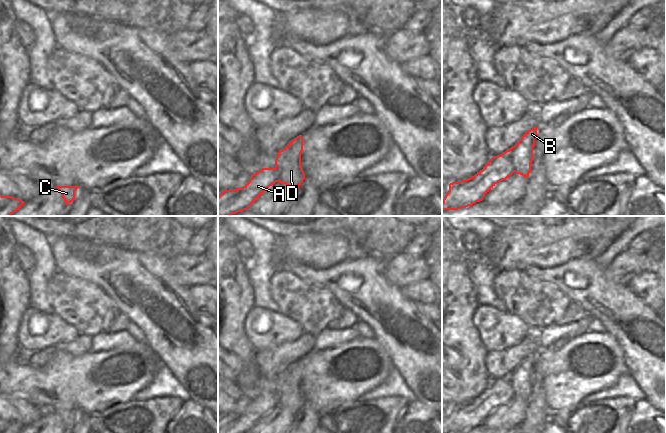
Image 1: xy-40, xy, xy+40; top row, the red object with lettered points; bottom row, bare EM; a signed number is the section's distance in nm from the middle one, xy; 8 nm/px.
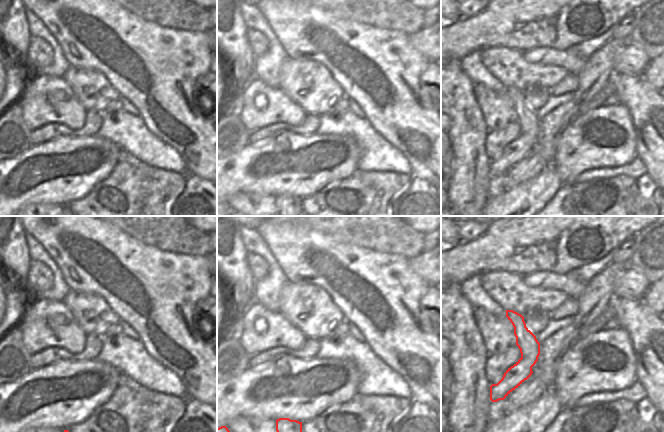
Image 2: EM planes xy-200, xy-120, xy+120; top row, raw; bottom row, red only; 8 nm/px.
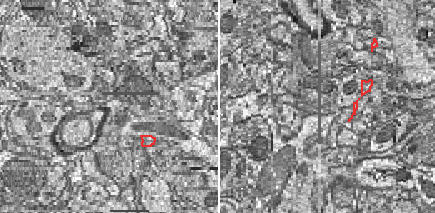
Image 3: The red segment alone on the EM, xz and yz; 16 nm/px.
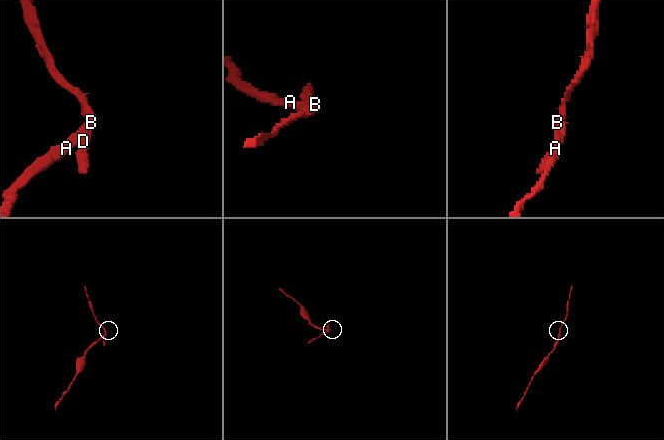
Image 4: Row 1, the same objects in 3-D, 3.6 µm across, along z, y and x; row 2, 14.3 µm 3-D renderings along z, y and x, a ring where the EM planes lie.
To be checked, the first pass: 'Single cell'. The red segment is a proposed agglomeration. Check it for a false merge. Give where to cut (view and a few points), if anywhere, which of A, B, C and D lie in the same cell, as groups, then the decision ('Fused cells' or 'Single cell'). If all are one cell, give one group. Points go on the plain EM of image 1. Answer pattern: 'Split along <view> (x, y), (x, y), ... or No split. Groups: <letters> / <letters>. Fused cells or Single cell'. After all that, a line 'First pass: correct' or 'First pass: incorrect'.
Split along xy+40 (509, 373), (515, 395). Groups: A / B C D. Fused cells
First pass: incorrect

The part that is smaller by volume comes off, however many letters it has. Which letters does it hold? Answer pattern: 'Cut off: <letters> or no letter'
Cut off: B, C, D

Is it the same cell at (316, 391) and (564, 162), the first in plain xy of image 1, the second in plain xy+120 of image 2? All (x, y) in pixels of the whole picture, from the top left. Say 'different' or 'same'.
same

